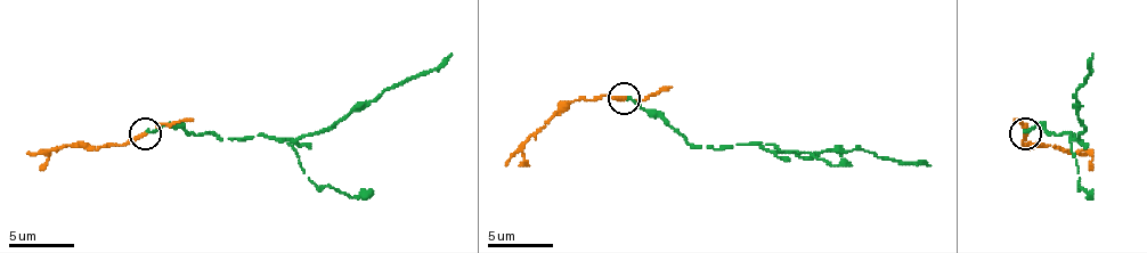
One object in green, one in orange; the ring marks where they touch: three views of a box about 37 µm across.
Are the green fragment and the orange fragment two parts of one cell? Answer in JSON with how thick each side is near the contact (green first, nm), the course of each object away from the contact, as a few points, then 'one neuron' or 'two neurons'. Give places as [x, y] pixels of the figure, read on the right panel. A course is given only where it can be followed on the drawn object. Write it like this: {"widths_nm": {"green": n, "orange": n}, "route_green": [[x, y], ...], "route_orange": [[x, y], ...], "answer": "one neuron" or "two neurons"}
{"widths_nm": {"green": 240, "orange": 220}, "route_green": [[1026, 132], [1039, 127], [1072, 132], [1072, 139], [1079, 139], [1086, 129], [1075, 94], [1088, 74], [1091, 54]], "route_orange": [[1026, 132], [1026, 146], [1072, 152], [1082, 149], [1091, 158], [1088, 169]], "answer": "two neurons"}

